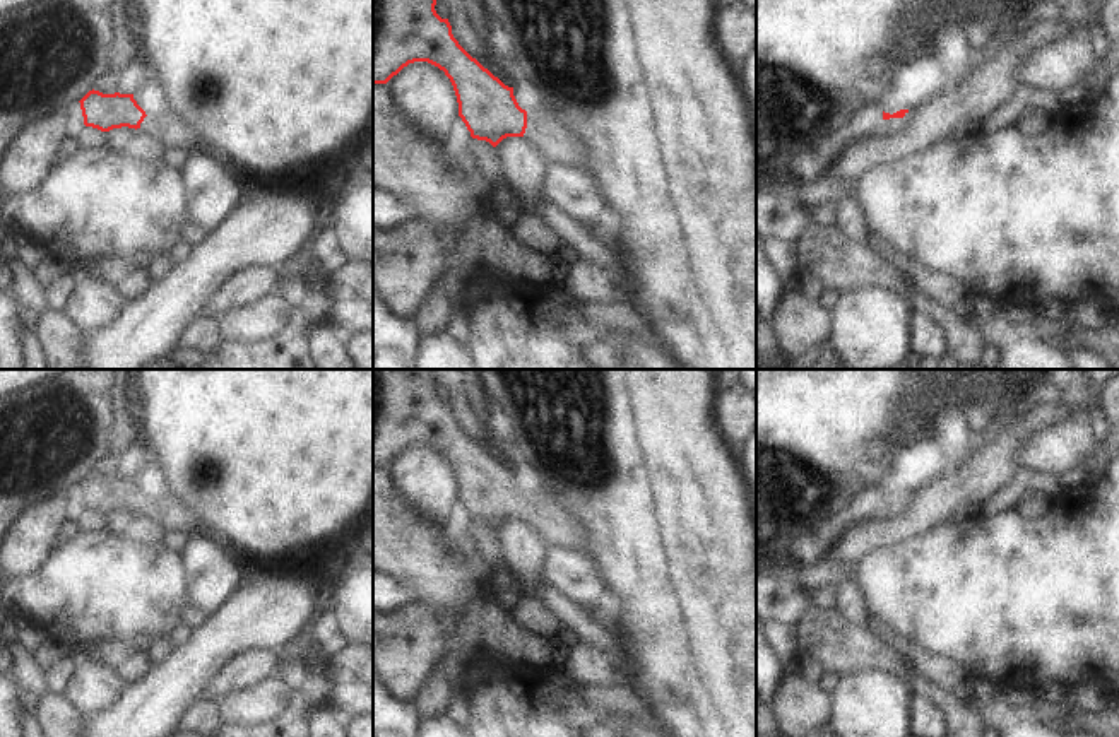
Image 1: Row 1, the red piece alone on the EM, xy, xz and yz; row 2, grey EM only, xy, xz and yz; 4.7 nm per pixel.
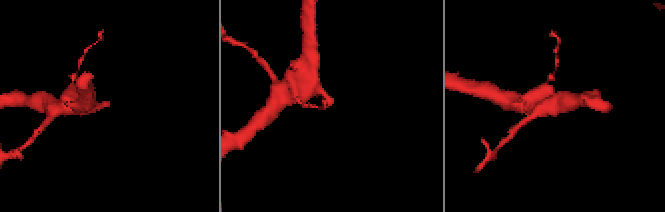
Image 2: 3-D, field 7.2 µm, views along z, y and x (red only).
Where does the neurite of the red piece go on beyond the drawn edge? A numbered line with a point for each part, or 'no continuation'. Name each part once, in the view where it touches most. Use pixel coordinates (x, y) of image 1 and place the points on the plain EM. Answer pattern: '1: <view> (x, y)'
1: yz (894, 508).

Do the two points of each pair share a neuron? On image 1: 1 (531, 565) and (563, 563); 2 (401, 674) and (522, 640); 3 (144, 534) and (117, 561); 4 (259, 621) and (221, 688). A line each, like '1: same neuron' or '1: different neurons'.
1: different neurons
2: same neuron
3: different neurons
4: different neurons

